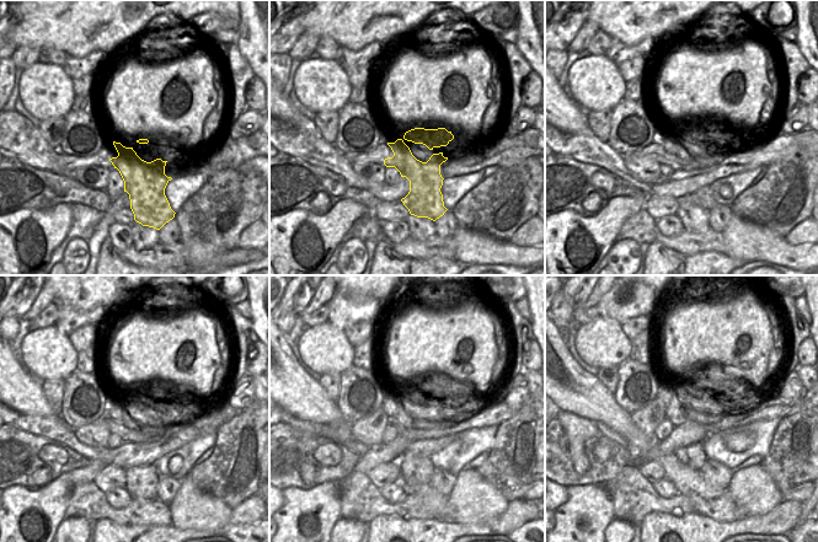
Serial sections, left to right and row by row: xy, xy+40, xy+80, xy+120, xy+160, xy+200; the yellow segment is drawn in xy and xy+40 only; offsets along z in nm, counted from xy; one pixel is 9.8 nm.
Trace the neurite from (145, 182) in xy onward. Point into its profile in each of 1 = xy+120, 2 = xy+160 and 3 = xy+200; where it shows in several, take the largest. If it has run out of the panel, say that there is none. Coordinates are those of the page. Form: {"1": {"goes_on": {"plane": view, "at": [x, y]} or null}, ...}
{"1": {"goes_on": {"plane": "xy+120", "at": [138, 406]}}, "2": {"goes_on": {"plane": "xy+160", "at": [412, 404]}}, "3": {"goes_on": {"plane": "xy+200", "at": [689, 401]}}}

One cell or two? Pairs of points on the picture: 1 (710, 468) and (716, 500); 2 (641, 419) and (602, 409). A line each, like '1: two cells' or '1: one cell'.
1: two cells
2: two cells

